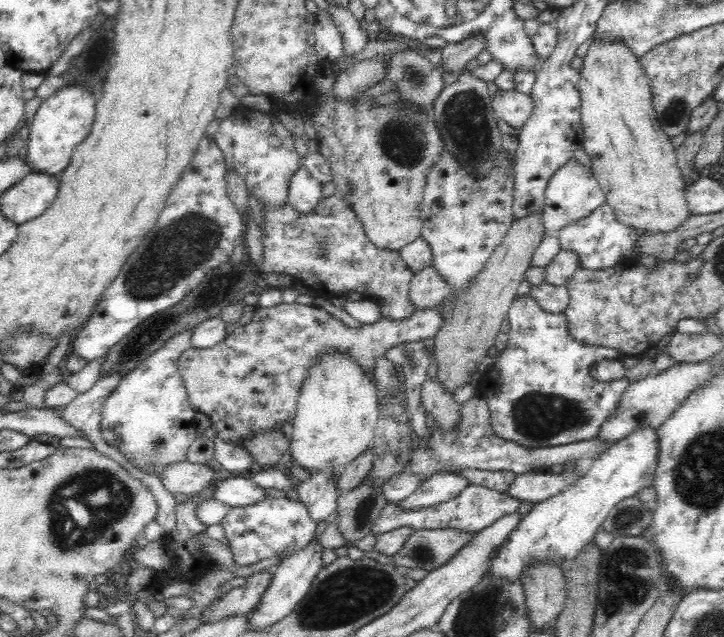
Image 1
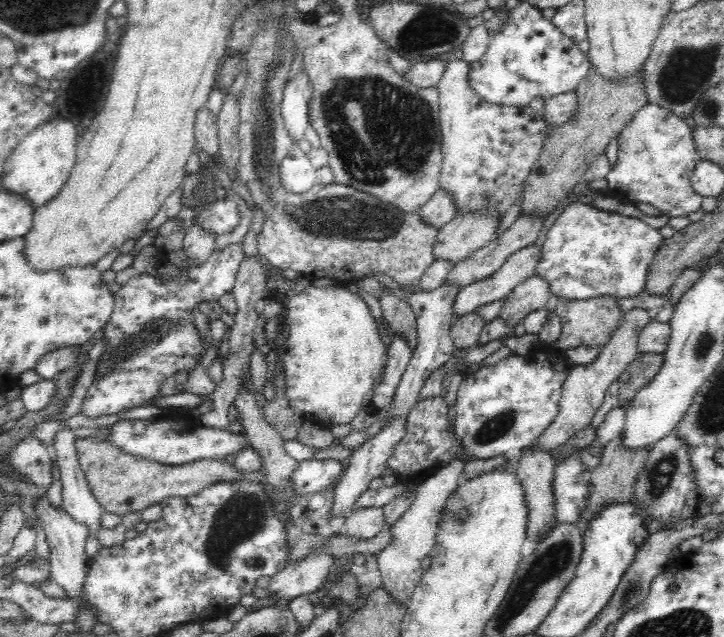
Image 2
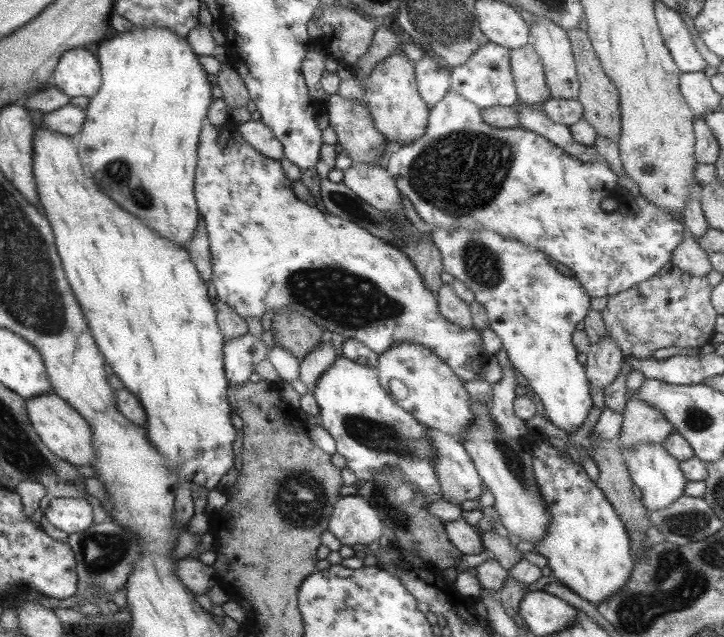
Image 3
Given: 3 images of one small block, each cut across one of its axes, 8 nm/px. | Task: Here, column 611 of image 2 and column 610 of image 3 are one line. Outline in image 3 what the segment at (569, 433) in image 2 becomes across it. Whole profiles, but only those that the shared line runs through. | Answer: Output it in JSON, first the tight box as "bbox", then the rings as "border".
{"bbox":[585,335,624,390],"border":[[[608,335],[590,345],[585,353],[586,378],[591,386],[603,390],[619,374],[624,356]]]}

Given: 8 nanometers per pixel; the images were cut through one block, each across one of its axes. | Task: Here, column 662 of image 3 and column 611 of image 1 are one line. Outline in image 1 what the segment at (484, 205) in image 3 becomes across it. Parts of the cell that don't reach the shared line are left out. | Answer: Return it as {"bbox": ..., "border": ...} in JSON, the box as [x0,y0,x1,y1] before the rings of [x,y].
{"bbox":[558,203,638,270],"border":[[[605,203],[602,207],[598,207],[592,215],[581,218],[579,221],[565,226],[559,230],[558,235],[561,248],[571,250],[578,255],[582,268],[590,268],[591,270],[599,270],[600,268],[610,268],[620,262],[633,259],[632,244],[638,238],[638,232],[626,225],[618,222],[614,218],[612,207]]]}

